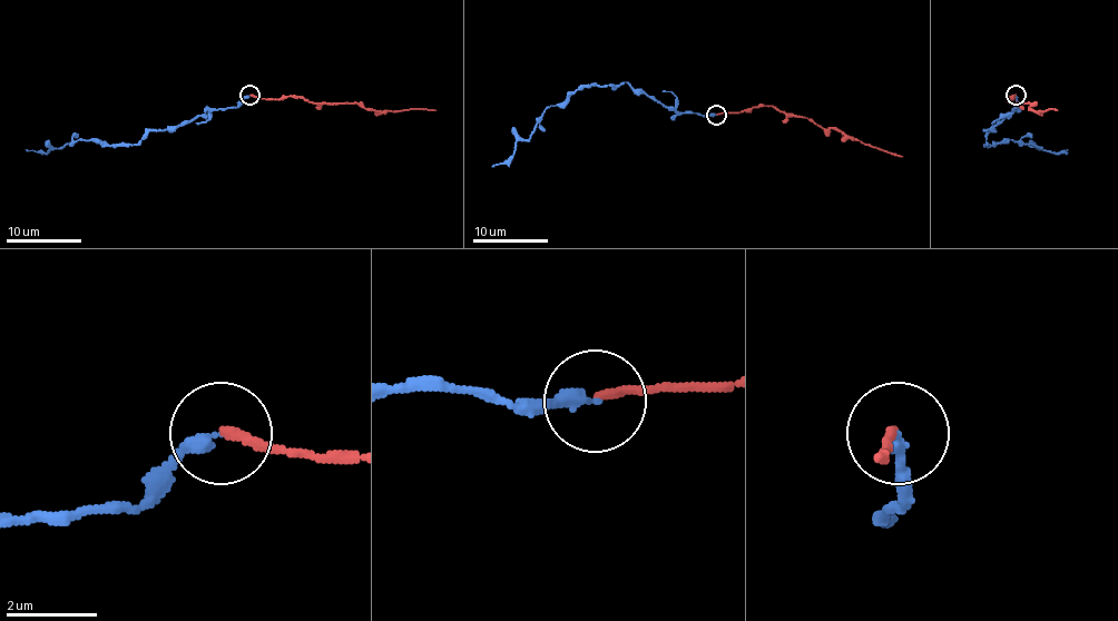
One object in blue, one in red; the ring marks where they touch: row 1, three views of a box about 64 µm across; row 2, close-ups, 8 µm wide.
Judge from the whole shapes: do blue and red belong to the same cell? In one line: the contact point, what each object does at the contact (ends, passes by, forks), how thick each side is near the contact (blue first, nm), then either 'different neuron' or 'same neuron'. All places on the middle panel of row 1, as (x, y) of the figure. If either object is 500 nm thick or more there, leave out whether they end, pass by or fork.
(716, 115) | blue ends | red ends | 280/190 nm | same neuron

